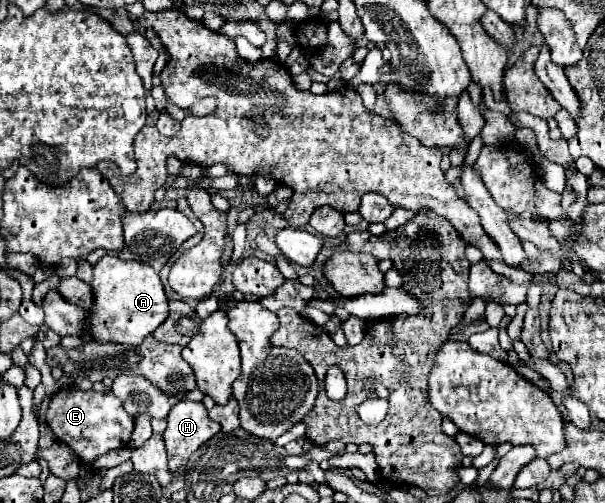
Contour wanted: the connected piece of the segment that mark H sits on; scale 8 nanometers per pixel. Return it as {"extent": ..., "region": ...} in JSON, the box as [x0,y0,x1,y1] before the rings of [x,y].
{"extent":[163,400,221,476],"region":[[[179,400],[169,412],[167,430],[163,432],[171,474],[183,476],[183,464],[189,460],[189,456],[219,430],[221,426],[209,420],[201,402]]]}

